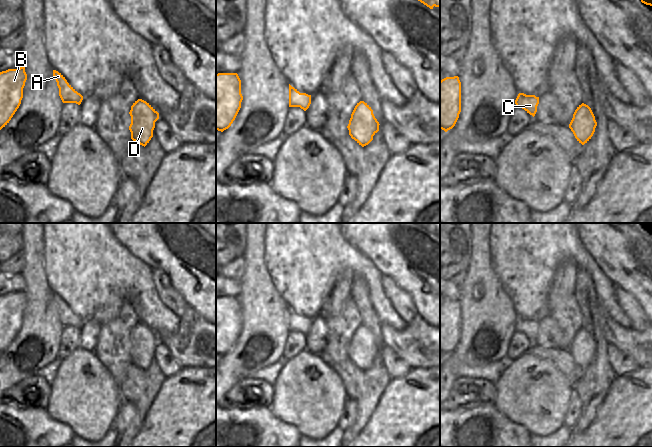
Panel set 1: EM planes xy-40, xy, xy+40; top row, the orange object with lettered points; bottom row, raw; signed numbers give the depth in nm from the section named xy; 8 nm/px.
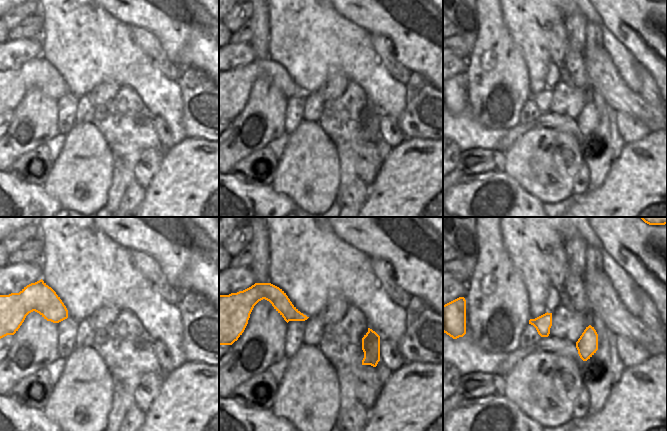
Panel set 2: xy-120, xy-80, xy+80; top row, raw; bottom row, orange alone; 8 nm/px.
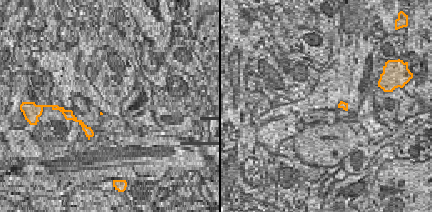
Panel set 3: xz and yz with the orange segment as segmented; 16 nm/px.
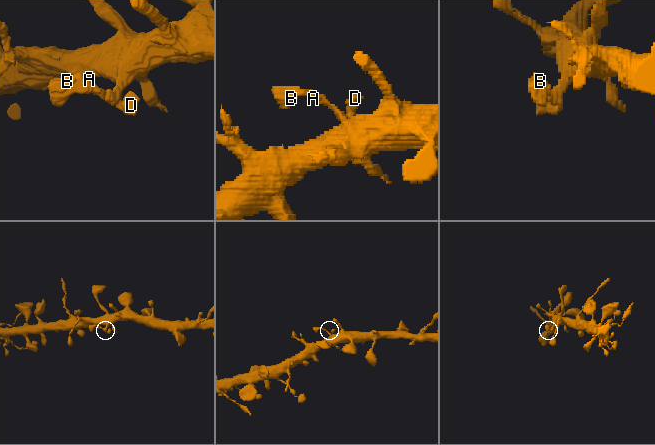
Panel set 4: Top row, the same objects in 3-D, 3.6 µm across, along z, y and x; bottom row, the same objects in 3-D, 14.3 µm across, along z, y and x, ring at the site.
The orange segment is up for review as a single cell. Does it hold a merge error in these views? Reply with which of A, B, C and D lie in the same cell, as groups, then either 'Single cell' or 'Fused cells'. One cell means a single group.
Groups: A B C D. Single cell.

